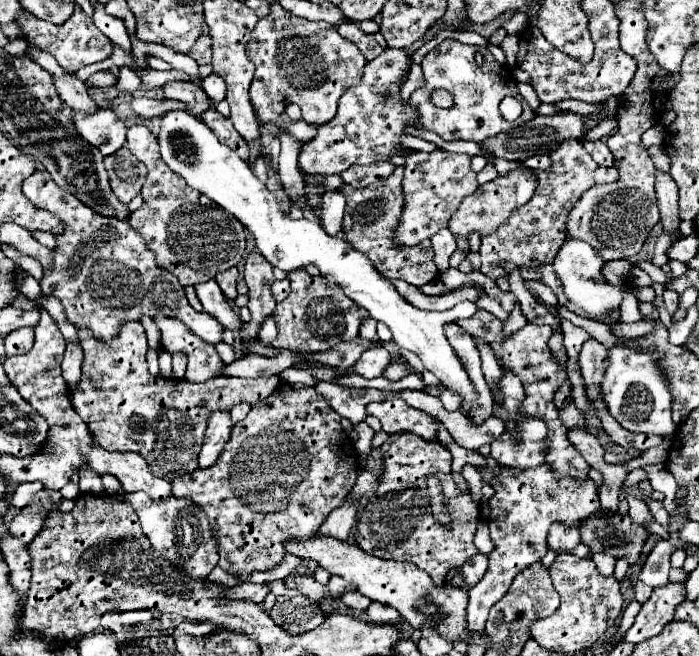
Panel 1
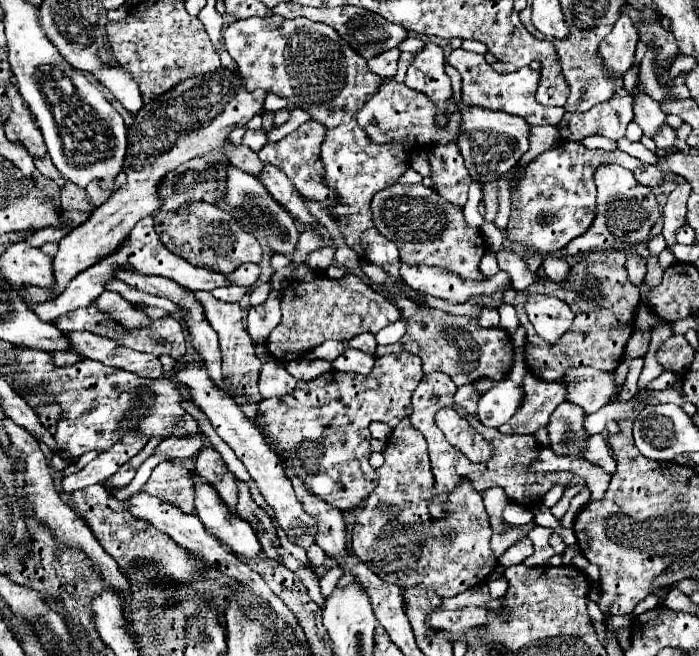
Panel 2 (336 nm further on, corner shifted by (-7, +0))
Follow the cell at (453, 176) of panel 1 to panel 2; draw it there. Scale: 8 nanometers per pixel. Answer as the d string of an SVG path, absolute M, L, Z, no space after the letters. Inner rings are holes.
M444 144L430 150L432 154L432 180L434 190L456 206L464 206L468 200L468 186L472 182L462 154L456 144Z

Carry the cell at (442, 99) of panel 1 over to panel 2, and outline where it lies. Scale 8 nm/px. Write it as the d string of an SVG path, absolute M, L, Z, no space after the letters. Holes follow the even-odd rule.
M386 78L384 86L380 86L380 94L374 94L362 110L358 110L358 122L368 132L374 142L394 142L408 140L408 152L430 152L432 146L440 146L444 142L456 142L460 134L460 114L456 114L456 102L448 104L448 126L436 126L436 106L428 102L426 94L416 90L408 90L408 86L394 82L394 78Z

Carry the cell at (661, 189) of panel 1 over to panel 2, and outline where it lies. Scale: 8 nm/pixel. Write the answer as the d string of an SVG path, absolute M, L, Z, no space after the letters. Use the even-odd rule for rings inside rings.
M640 80L636 82L632 94L636 96L636 100L634 100L634 122L644 130L646 136L652 138L656 134L656 130L660 128L660 124L664 122L666 114L662 112L658 102L654 102L650 96L640 92Z

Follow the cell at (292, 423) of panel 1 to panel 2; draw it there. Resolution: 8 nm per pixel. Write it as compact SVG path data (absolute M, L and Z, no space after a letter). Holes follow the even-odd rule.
M398 352L390 356L378 356L372 374L362 376L354 372L326 372L316 382L298 382L294 394L280 396L280 398L268 398L262 400L260 406L260 422L266 426L266 442L272 450L276 446L288 454L288 466L294 466L296 474L304 478L306 486L316 492L322 500L328 504L340 508L340 510L352 510L362 500L370 496L370 492L378 486L378 474L368 464L368 458L372 454L370 450L370 422L380 420L388 426L396 426L404 416L412 412L410 398L416 390L418 382L422 380L422 362L418 356L410 352Z

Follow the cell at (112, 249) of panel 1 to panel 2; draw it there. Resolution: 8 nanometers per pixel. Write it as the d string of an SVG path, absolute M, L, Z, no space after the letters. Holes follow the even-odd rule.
M68 182L62 188L62 210L80 210L80 212L92 210L86 198L86 190L80 190L78 186L72 186L72 182Z

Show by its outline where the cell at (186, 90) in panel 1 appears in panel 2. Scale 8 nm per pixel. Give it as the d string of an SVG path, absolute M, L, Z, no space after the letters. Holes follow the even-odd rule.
M230 142L224 144L224 150L230 158L230 164L246 174L254 174L254 176L260 176L262 174L262 168L264 168L264 162L260 162L258 154L252 152L250 148L246 146L240 146L240 148L234 148Z

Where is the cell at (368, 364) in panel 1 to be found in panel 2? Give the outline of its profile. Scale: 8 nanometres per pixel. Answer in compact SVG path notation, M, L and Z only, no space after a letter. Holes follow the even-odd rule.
M346 350L342 356L338 356L332 362L334 370L340 372L360 372L360 374L370 374L374 366L374 356L362 354L360 350Z

